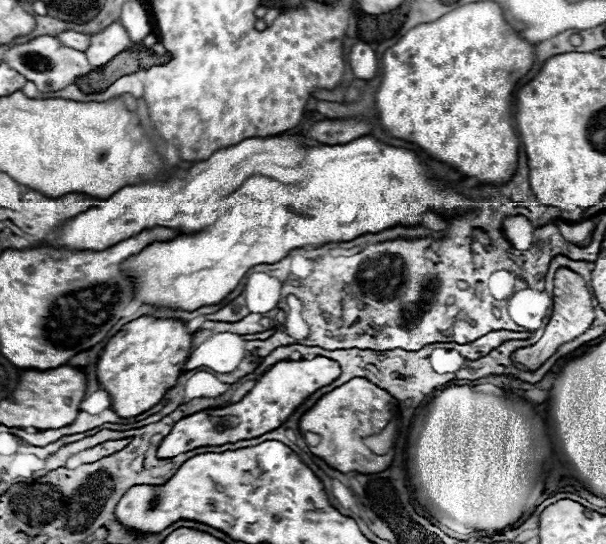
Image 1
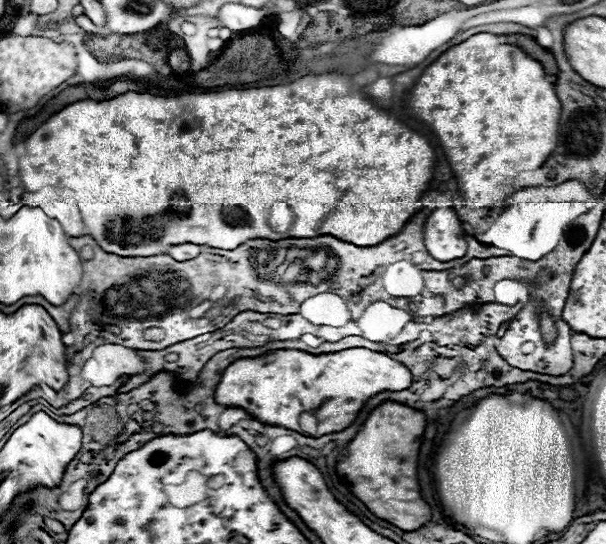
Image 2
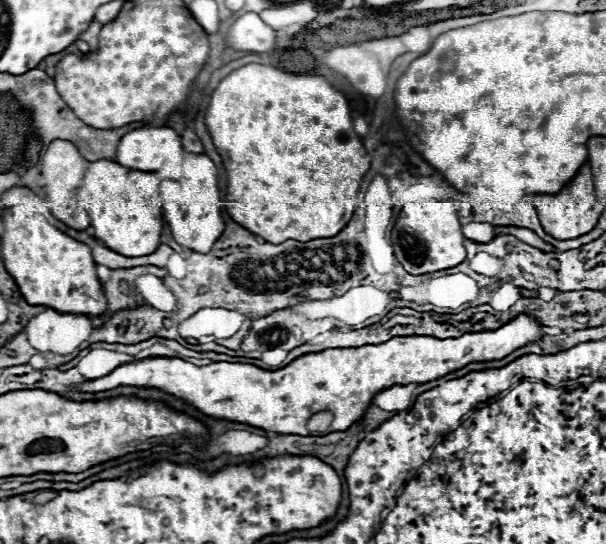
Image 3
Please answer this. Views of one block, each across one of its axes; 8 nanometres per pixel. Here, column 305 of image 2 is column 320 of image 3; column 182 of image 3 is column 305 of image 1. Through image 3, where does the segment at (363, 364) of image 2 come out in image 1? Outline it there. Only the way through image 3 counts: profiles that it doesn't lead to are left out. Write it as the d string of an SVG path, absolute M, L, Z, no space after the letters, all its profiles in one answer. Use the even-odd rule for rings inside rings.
M318 356L312 360L298 360L298 362L278 362L266 374L262 374L256 386L240 402L228 404L222 408L208 408L176 422L172 432L164 436L164 440L160 442L156 454L158 458L174 458L176 454L182 454L200 446L222 446L222 444L262 436L282 426L288 420L288 416L310 394L314 394L322 386L328 386L338 376L340 376L338 362L324 356Z

